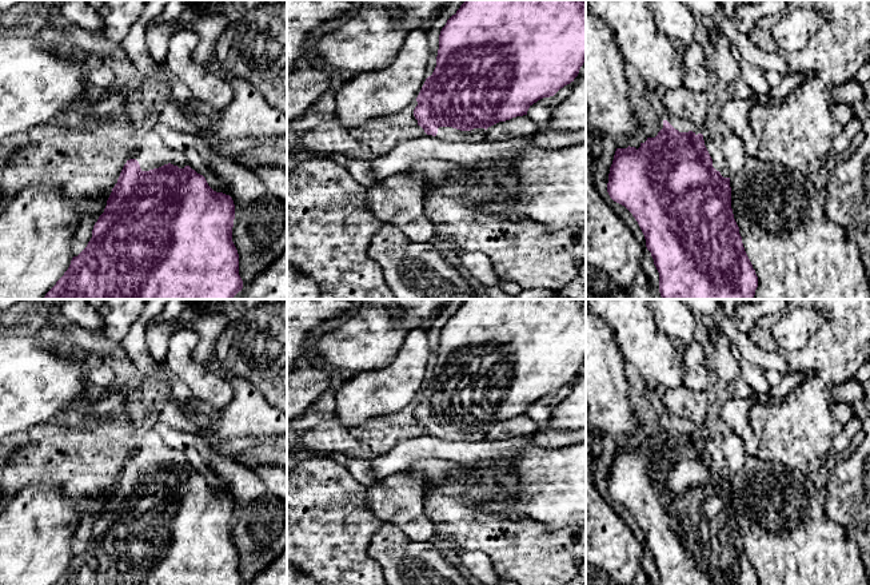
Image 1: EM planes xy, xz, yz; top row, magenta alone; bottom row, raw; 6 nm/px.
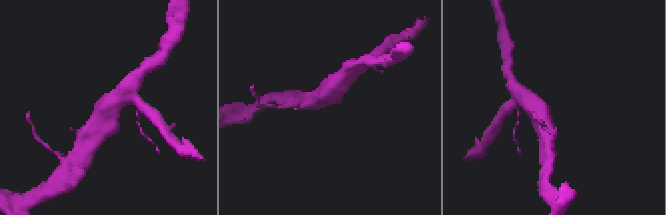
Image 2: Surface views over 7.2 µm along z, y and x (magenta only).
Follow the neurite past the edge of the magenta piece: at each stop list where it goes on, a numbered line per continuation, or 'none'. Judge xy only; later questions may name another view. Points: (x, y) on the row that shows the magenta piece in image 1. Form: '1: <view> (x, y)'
1: xy (152, 152)

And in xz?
1: xz (449, 134)

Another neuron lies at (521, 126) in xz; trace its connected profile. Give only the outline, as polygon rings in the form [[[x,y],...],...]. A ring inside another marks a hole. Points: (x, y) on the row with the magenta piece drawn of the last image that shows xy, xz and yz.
[[[527,115],[499,122],[486,130],[486,139],[491,142],[506,142],[512,138],[534,139],[539,126]]]

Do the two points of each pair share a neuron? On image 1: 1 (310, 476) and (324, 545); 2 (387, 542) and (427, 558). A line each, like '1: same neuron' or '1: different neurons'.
1: same neuron
2: same neuron

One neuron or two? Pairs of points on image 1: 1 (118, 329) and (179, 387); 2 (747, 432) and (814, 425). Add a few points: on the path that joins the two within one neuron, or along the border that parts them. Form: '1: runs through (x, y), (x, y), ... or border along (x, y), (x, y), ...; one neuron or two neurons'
1: border along (143, 313), (119, 343); two neurons
2: border along (754, 404), (749, 424), (758, 438), (757, 454); two neurons

